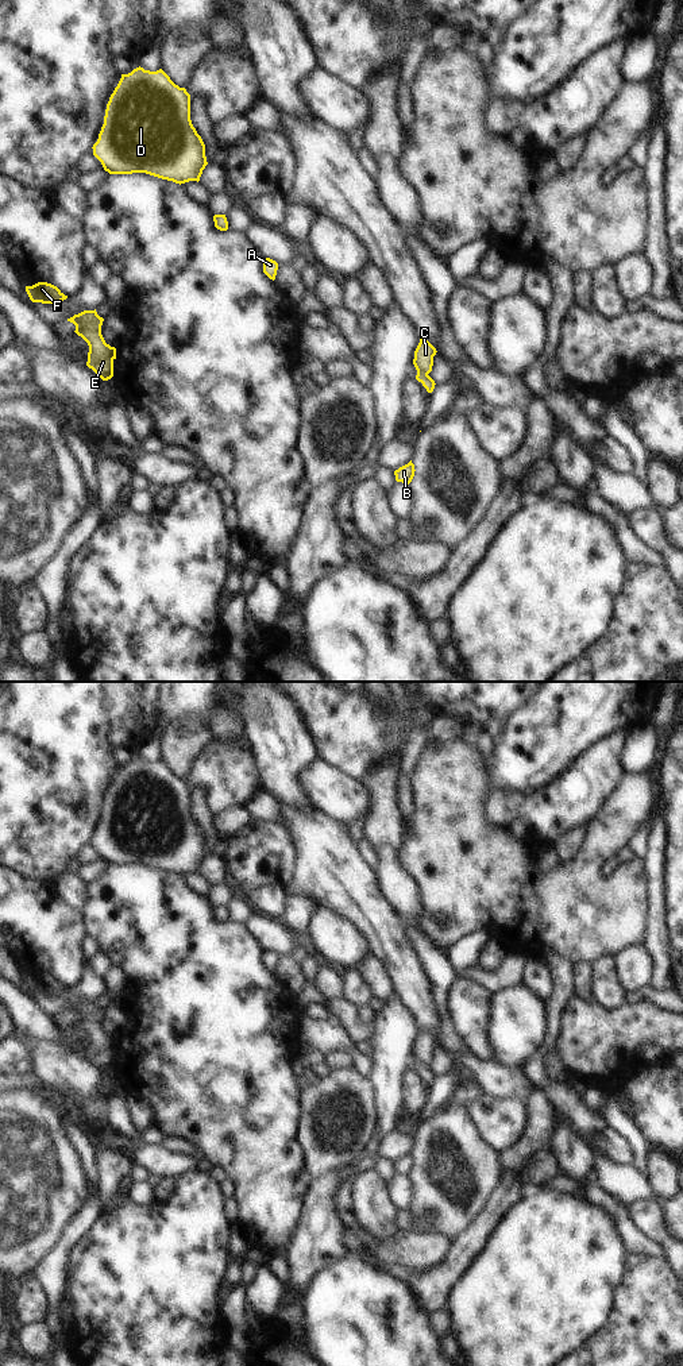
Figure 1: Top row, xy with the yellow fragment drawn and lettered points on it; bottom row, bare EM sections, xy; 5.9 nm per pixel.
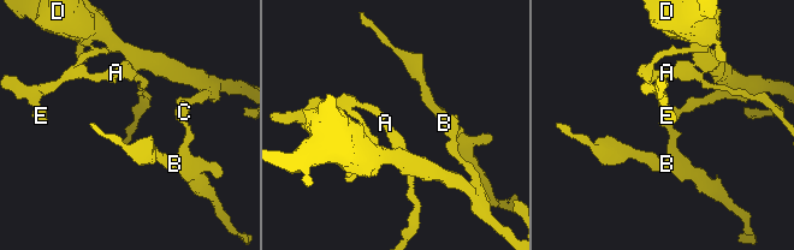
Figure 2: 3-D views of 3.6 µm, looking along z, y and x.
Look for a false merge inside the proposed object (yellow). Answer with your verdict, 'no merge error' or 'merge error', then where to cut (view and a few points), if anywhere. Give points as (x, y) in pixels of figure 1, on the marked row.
merge error | xy (427, 373), (417, 374)

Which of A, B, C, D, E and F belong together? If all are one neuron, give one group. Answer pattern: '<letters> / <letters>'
A C D E F / B

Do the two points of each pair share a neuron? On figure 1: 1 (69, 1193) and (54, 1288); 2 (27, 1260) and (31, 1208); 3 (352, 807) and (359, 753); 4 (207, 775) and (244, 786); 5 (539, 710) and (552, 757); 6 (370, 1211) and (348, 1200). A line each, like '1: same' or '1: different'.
1: different
2: same
3: different
4: same
5: same
6: different

